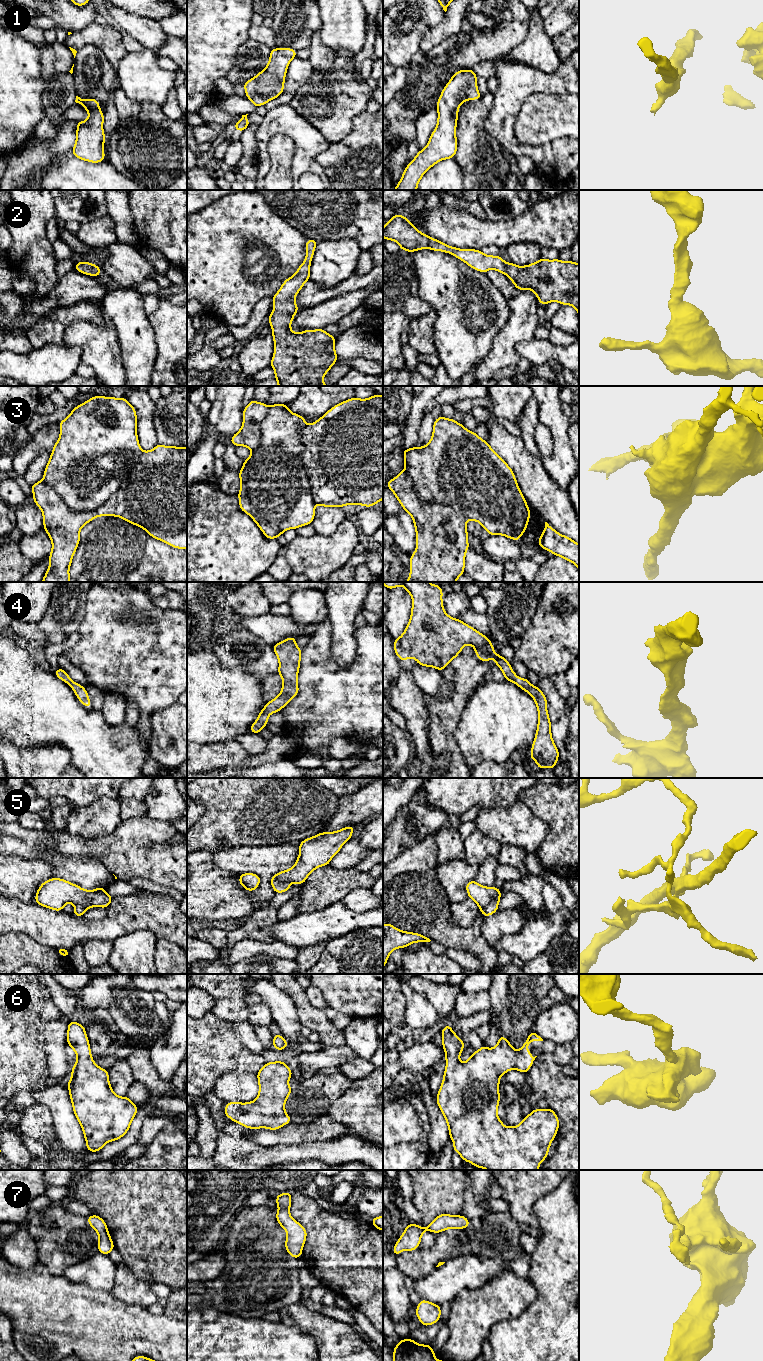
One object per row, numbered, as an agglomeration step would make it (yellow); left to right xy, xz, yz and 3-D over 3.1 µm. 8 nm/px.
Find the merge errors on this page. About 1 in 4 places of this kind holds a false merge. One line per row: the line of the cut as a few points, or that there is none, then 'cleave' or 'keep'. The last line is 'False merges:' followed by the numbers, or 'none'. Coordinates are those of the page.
1: no cut; keep
2: no cut; keep
3: no cut; keep
4: no cut; keep
5: cut in yz along (500, 892), (480, 909); cleave
6: no cut; keep
7: no cut; keep
False merges: 5

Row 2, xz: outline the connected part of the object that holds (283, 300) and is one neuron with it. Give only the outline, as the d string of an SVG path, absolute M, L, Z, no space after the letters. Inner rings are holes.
M308 238L304 262L272 297L274 309L267 320L274 340L270 366L275 371L278 386L328 386L322 379L339 359L335 352L336 338L324 329L295 333L290 327L299 310L294 299L310 280L310 265L317 243Z

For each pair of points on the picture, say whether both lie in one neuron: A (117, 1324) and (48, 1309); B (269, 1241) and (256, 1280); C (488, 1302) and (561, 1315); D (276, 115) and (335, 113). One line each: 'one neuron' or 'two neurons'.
A: one neuron
B: one neuron
C: two neurons
D: two neurons

